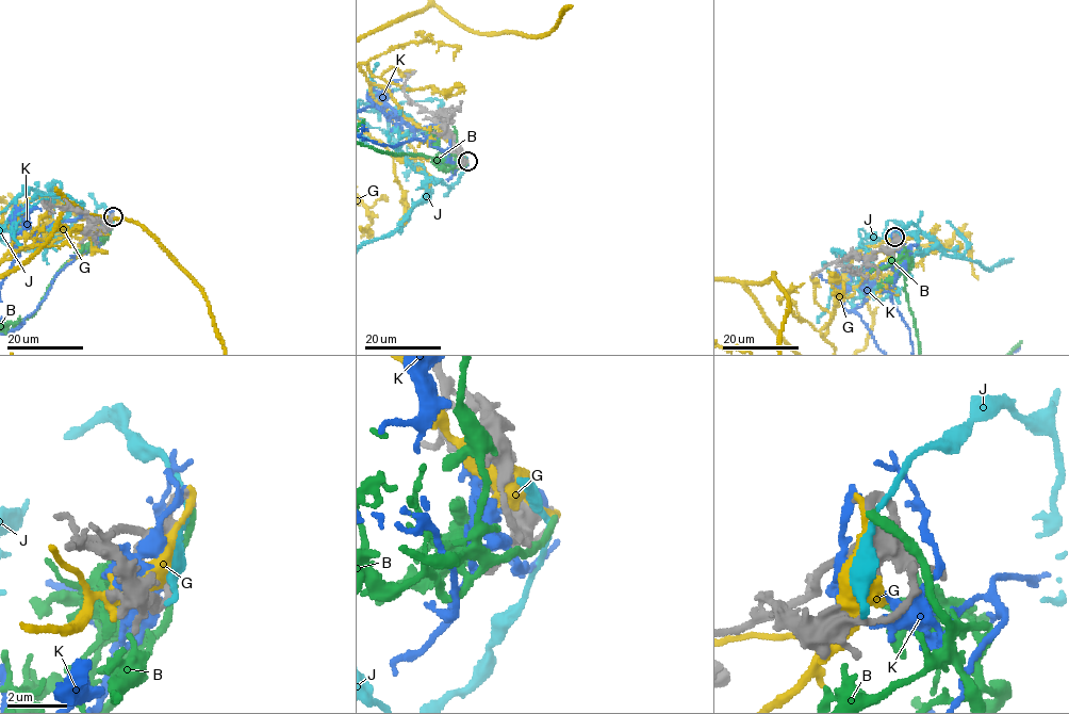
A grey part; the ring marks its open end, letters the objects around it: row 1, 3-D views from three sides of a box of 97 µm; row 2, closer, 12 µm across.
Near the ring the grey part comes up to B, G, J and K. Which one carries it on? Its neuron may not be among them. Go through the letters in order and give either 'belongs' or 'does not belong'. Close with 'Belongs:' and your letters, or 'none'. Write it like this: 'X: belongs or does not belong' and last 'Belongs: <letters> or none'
B: belongs
G: does not belong
J: does not belong
K: does not belong
Belongs: B

